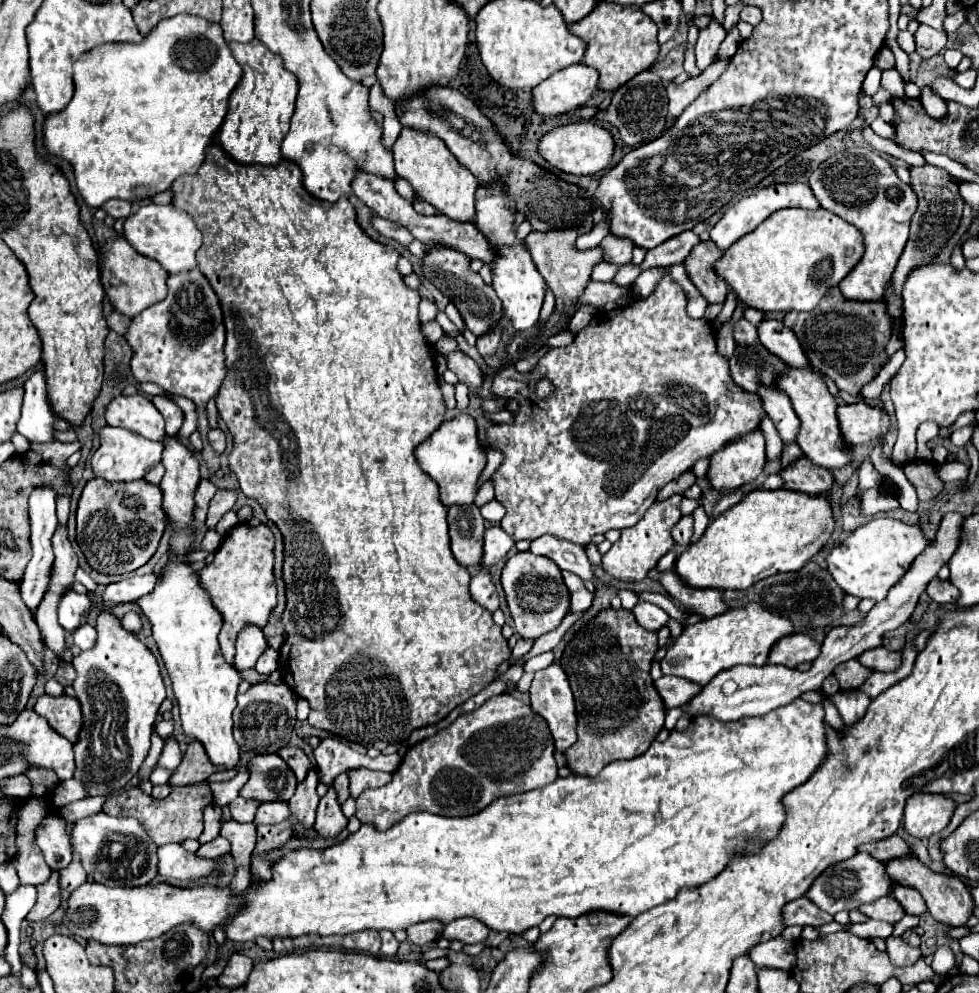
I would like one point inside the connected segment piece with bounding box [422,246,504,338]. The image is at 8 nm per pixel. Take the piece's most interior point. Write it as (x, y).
(450, 271)

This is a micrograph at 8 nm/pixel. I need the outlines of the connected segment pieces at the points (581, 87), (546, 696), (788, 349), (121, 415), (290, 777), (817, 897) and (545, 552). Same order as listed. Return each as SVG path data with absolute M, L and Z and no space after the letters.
M586 64L568 66L534 88L534 108L544 116L558 116L584 106L598 90L598 72Z
M560 664L548 666L546 670L540 670L534 674L532 686L530 686L530 706L534 712L538 712L550 728L550 734L554 738L554 748L558 752L564 752L570 744L574 744L574 732L576 732L576 712L574 712L574 696L570 692L570 684L566 680L566 672L562 672Z
M764 320L758 326L758 336L760 336L760 342L770 352L780 356L788 366L792 366L792 368L812 368L806 352L802 350L802 346L798 342L798 338L782 322Z
M142 394L116 396L106 408L106 422L154 442L162 442L166 436L162 414Z
M278 754L254 756L248 762L248 782L240 790L242 798L258 802L290 800L296 790L296 776Z
M858 852L856 856L852 856L850 860L838 862L830 868L826 868L826 872L818 878L818 882L814 882L810 886L810 892L806 894L820 910L828 912L828 914L836 914L840 910L854 910L860 908L860 904L868 904L872 900L878 900L882 896L888 896L892 888L892 880L886 874L886 868L880 860L872 858L868 852Z
M546 534L546 536L540 536L532 542L530 552L540 554L540 556L548 556L550 560L554 560L558 564L558 568L574 572L582 580L590 580L594 584L598 582L594 572L592 572L592 566L588 562L588 558L586 558L586 552L584 552L582 544Z

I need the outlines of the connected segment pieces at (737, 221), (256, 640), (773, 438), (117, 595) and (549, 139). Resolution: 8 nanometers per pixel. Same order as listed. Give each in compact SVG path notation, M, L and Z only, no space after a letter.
M774 184L768 188L758 190L756 194L750 194L746 198L742 198L738 204L734 204L732 208L728 208L728 212L716 222L716 226L710 230L710 240L720 248L720 250L728 250L736 240L740 240L742 236L750 234L754 228L758 228L770 214L774 214L776 210L782 208L806 208L806 210L816 210L820 208L820 202L814 198L812 190L808 188L808 184Z
M246 624L236 638L236 668L244 670L244 668L254 668L258 656L268 648L266 638L262 634L262 630L254 624Z
M768 416L762 418L760 430L766 438L766 458L768 458L768 462L778 462L784 444L782 444L782 440L780 440L780 436L778 436L778 432L776 432L776 428L774 428L774 424Z
M146 574L146 576L132 576L132 578L124 578L120 582L114 582L114 584L108 584L104 594L102 594L102 600L108 600L108 602L114 602L114 604L132 604L136 602L138 598L154 592L156 584L158 584L160 576L158 574Z
M572 122L560 128L554 128L552 132L544 134L544 138L540 140L540 154L558 170L564 170L568 174L578 174L578 176L588 176L588 174L598 174L604 168L608 168L612 164L612 156L614 156L614 138L610 134L610 130L592 124L592 122Z

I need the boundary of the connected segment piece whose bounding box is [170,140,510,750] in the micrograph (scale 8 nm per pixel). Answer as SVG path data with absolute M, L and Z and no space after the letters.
M214 140L214 144L210 144L206 148L206 158L204 158L204 164L200 166L198 174L194 178L178 178L172 182L172 206L178 208L178 210L184 210L188 212L198 230L202 232L202 246L196 254L196 262L198 262L198 268L200 272L208 278L212 290L216 292L218 300L220 300L220 308L222 308L222 314L224 314L224 326L226 326L226 346L224 346L224 354L226 354L226 378L222 382L222 386L218 388L218 394L216 394L216 408L222 416L222 420L226 422L228 426L228 432L232 434L232 448L228 452L228 464L230 464L230 470L236 474L238 478L238 484L242 488L242 492L248 496L248 498L254 498L266 512L266 518L270 522L274 522L278 526L278 530L282 532L282 538L284 538L284 566L282 566L282 576L284 576L284 584L286 584L286 608L282 612L282 624L284 624L284 630L286 630L286 640L280 648L280 674L284 678L284 682L292 688L292 692L300 698L306 698L310 702L310 716L308 716L308 722L314 726L314 728L322 728L322 730L328 730L336 736L342 736L350 742L356 742L364 748L378 748L378 750L384 750L388 744L400 744L404 740L408 740L408 736L412 734L412 730L416 728L422 728L422 726L428 726L428 724L436 724L440 722L442 718L448 716L450 710L454 710L458 704L466 702L470 696L478 694L484 686L488 686L492 680L494 680L494 674L496 674L496 668L502 660L510 658L510 648L508 648L508 642L506 638L502 636L500 632L500 626L494 624L492 620L492 614L486 612L486 608L482 608L478 602L472 600L470 592L468 592L468 584L470 584L470 574L466 568L462 568L452 552L450 552L450 542L448 542L448 524L446 524L446 508L442 506L440 502L440 492L438 492L438 484L434 484L434 480L420 468L416 456L414 456L414 450L420 442L424 442L442 422L444 422L444 414L446 414L446 406L444 406L444 400L442 400L442 392L440 392L440 384L438 384L438 374L436 374L436 364L434 364L434 350L432 346L428 344L428 340L424 338L422 334L422 324L420 324L420 318L418 318L418 304L420 304L420 294L418 290L412 290L410 286L406 286L404 282L404 276L396 270L398 266L398 260L402 258L400 252L388 244L380 244L376 240L372 240L358 224L356 220L356 208L350 204L348 196L342 196L338 202L326 202L326 200L320 200L320 198L314 198L310 196L310 192L304 188L302 184L302 172L298 168L298 164L294 162L288 162L282 158L280 164L276 166L258 166L258 164L238 164L234 162L222 148L220 144Z

